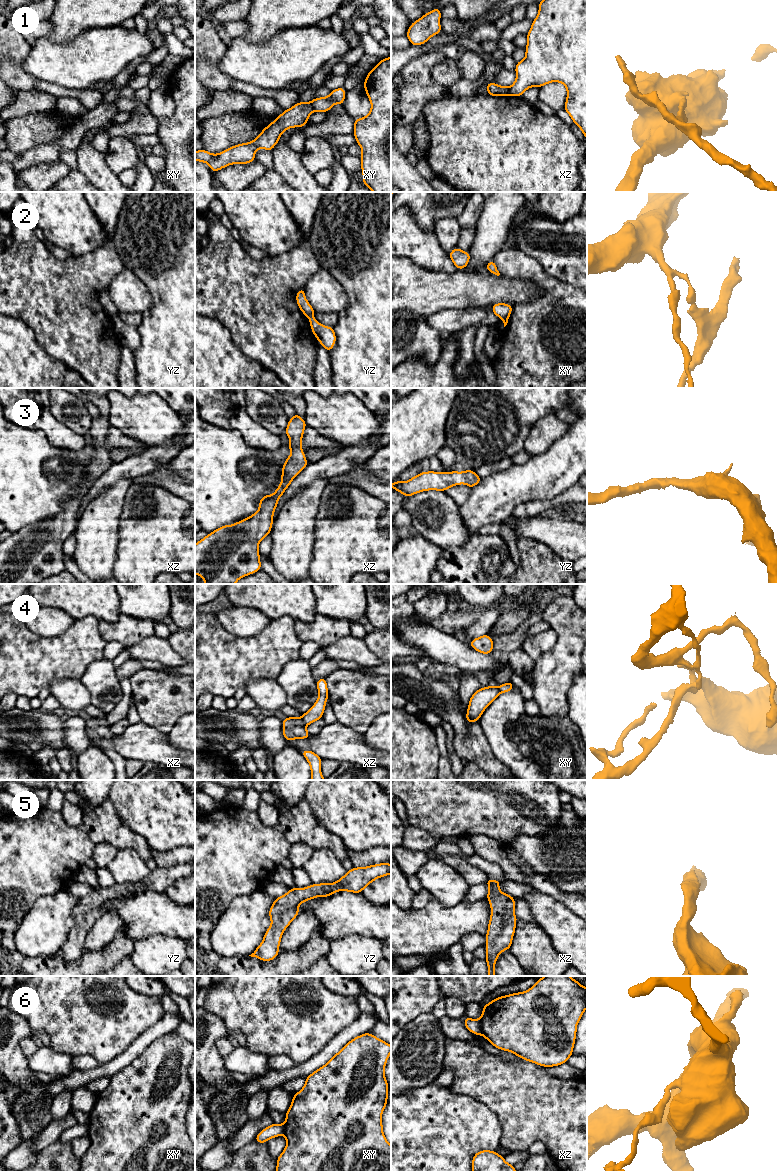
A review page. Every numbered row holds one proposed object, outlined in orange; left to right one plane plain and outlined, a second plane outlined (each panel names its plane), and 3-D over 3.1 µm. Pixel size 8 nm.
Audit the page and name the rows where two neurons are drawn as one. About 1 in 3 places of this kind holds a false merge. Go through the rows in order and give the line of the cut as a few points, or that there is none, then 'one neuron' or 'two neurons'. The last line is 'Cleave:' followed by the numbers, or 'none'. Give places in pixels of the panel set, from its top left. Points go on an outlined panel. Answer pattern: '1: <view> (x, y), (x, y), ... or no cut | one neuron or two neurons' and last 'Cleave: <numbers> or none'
1: xy (309, 102), (315, 110) | two neurons
2: yz (312, 315), (308, 317) | two neurons
3: no cut | one neuron
4: xz (301, 718), (306, 724) | two neurons
5: no cut | one neuron
6: xz (479, 1019), (482, 1034) | two neurons
Cleave: 1, 2, 4, 6

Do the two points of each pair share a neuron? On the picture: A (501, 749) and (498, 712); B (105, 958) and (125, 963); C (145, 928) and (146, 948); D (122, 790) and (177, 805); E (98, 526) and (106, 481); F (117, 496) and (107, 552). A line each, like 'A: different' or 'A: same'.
A: same
B: different
C: different
D: same
E: different
F: same

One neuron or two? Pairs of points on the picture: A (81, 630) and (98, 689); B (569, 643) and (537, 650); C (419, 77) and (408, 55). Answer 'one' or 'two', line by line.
A: two
B: two
C: two

